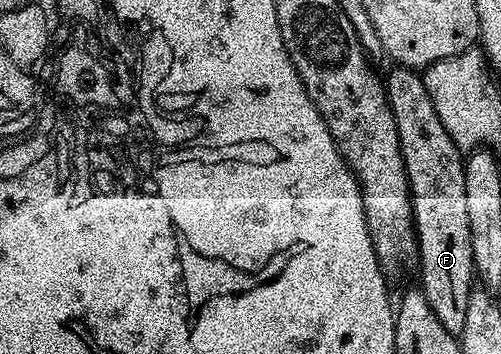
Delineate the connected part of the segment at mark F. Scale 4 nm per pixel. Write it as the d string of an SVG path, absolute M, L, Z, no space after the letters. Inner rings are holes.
M397 65L396 70L386 74L386 93L392 115L398 128L398 140L404 157L404 167L408 176L408 190L412 193L412 216L418 243L418 267L420 266L419 289L423 290L434 316L438 316L446 332L459 336L466 324L466 306L474 289L474 267L470 248L470 215L466 212L466 172L465 155L450 140L450 132L442 126L438 112L434 112L434 100L426 92L423 73L411 66Z

